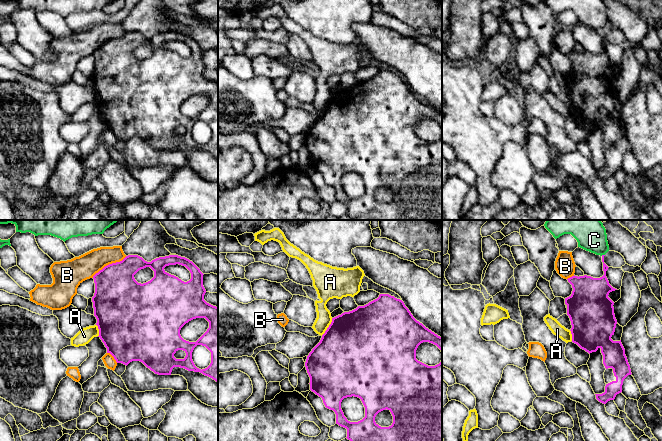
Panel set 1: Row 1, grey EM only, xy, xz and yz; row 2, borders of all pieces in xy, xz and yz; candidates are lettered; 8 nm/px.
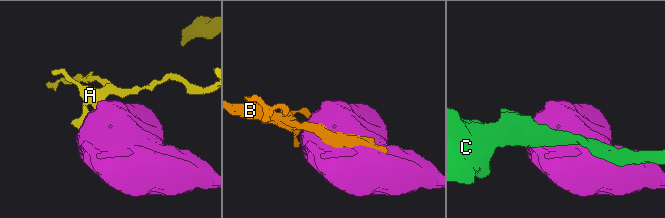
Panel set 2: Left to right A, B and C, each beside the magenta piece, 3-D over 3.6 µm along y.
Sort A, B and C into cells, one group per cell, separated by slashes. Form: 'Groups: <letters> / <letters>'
Groups: A / B / C

